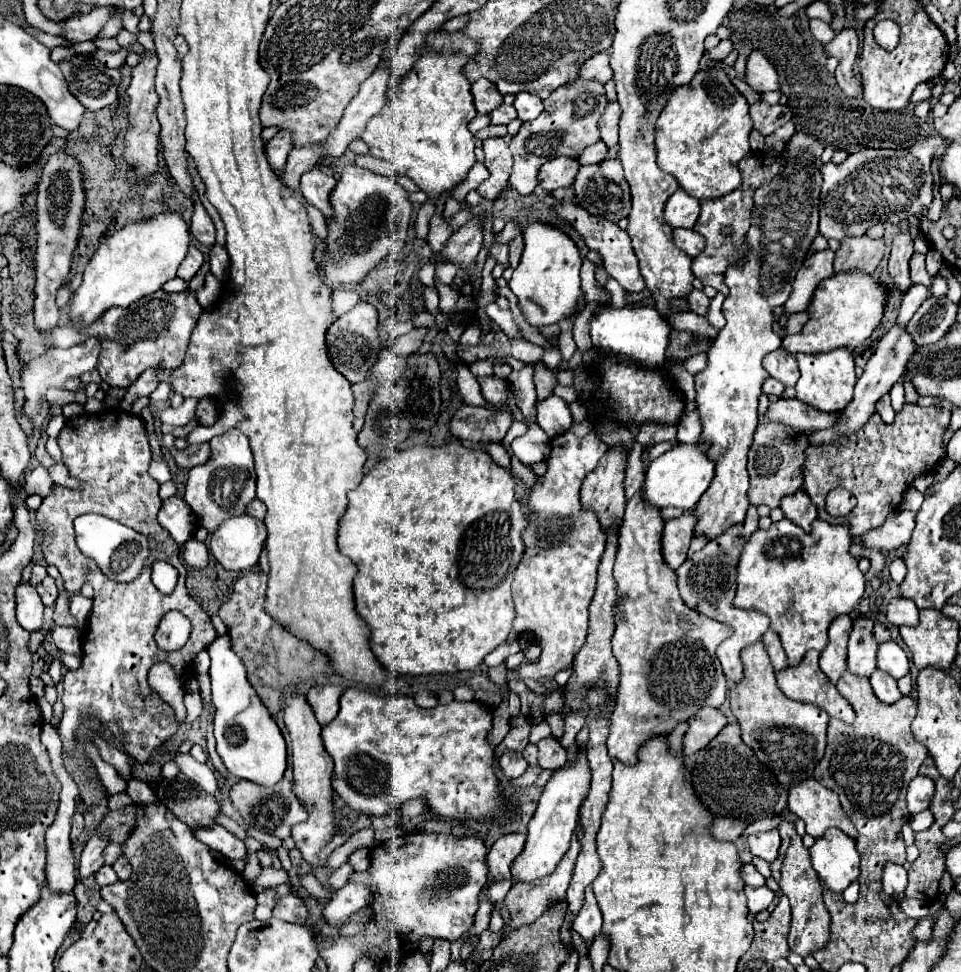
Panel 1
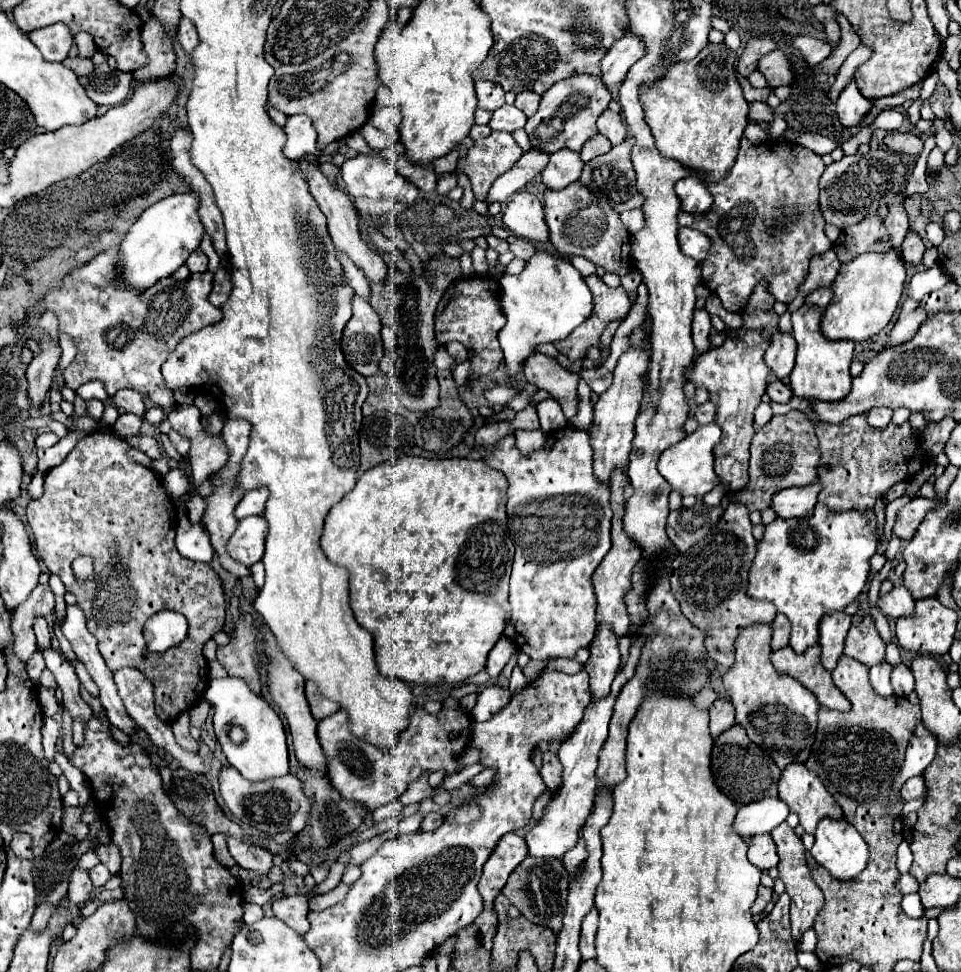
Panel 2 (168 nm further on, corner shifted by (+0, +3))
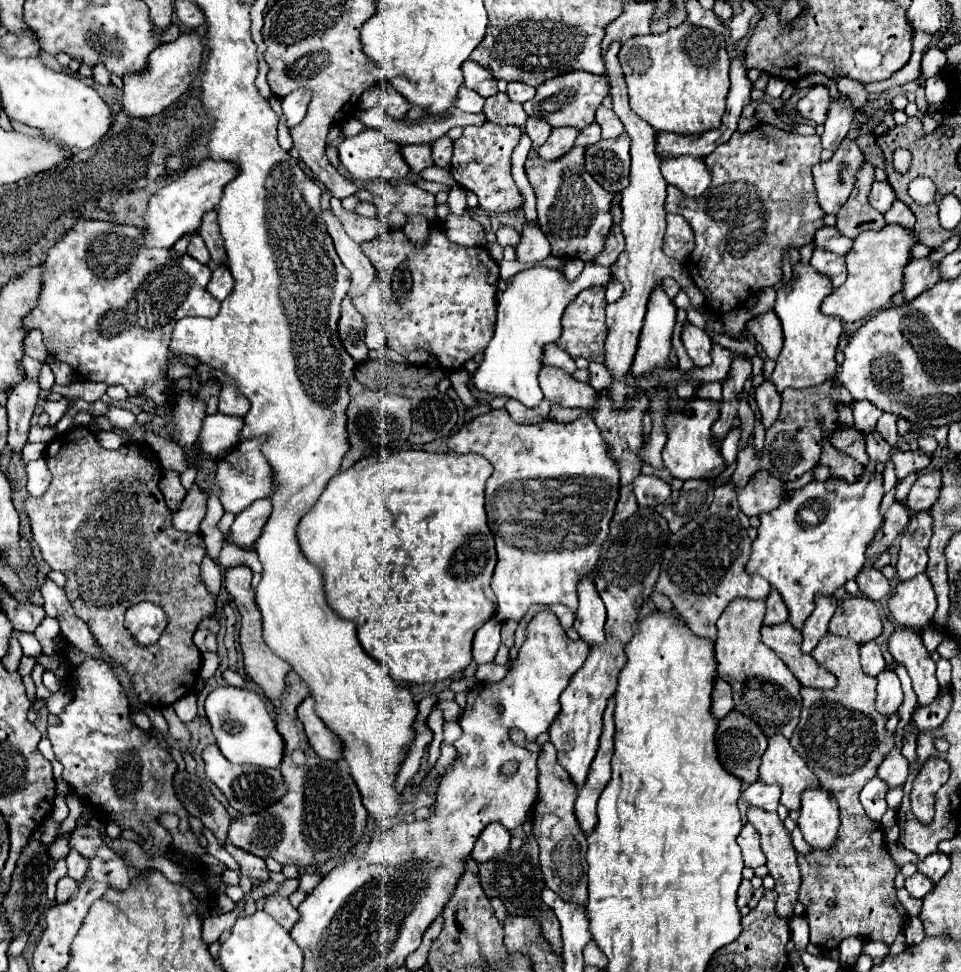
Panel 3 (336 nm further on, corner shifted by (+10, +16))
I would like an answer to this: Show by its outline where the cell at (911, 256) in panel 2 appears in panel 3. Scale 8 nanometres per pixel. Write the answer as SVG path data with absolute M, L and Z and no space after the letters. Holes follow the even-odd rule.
M896 200L890 206L890 210L884 214L884 218L886 218L888 224L900 224L900 226L906 226L908 230L914 228L914 222L916 222L914 216L912 216L912 210L904 202L900 202L900 200Z

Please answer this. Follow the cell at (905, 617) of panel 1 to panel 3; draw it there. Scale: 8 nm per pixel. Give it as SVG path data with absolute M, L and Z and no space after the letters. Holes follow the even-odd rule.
M872 566L862 568L856 574L854 580L856 580L860 592L866 598L870 598L870 600L882 600L882 598L886 598L890 594L890 582L888 582L888 578L880 570L876 570Z

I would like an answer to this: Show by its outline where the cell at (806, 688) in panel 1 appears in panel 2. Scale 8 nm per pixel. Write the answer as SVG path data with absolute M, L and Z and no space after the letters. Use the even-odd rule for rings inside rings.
M790 647L778 649L772 653L772 665L780 675L790 675L800 681L808 691L812 691L818 703L826 709L836 709L846 713L850 703L832 683L830 671L826 671L820 663L820 647L810 647L804 653L794 653Z

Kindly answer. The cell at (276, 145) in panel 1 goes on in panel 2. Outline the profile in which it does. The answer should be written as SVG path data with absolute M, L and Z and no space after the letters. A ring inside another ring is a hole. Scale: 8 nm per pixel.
M292 115L286 121L286 145L282 153L288 159L300 159L306 153L318 153L316 149L316 131L312 121L306 115Z

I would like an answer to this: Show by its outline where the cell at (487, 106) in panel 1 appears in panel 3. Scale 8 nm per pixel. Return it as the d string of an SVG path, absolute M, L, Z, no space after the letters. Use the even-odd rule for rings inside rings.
M466 60L462 64L462 72L464 72L464 84L474 92L478 92L482 98L494 96L498 92L498 86L496 86L498 80L492 76L492 72L488 72L488 68L472 60Z

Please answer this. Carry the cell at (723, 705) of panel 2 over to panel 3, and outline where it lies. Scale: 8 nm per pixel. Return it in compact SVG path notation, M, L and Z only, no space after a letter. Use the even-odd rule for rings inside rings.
M716 678L714 692L712 692L712 712L714 712L714 716L724 718L732 708L734 708L734 698L732 698L730 684L724 682L722 678Z

